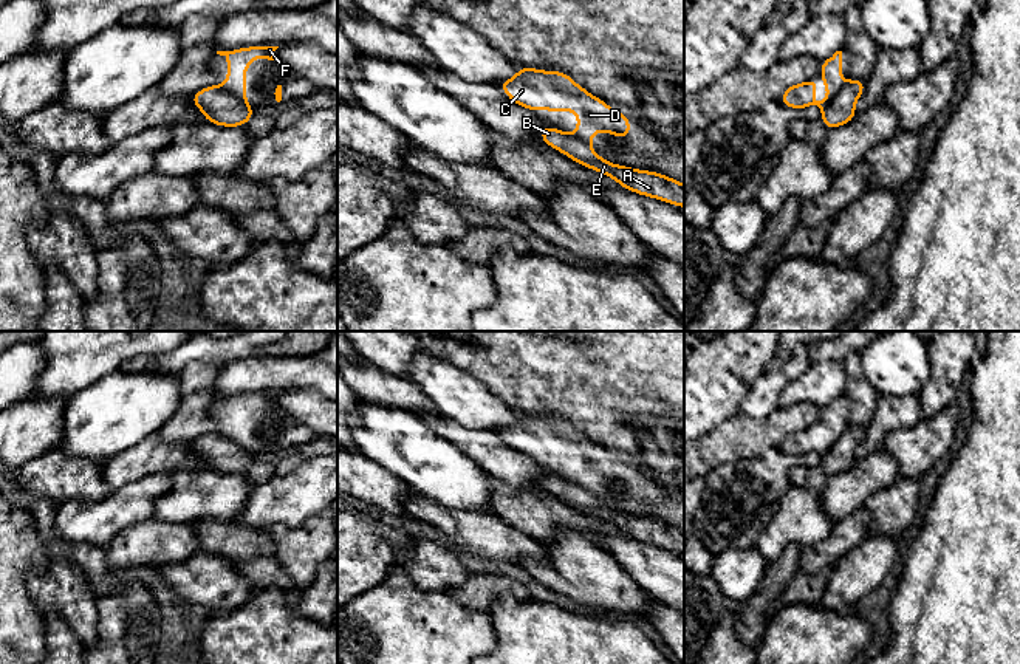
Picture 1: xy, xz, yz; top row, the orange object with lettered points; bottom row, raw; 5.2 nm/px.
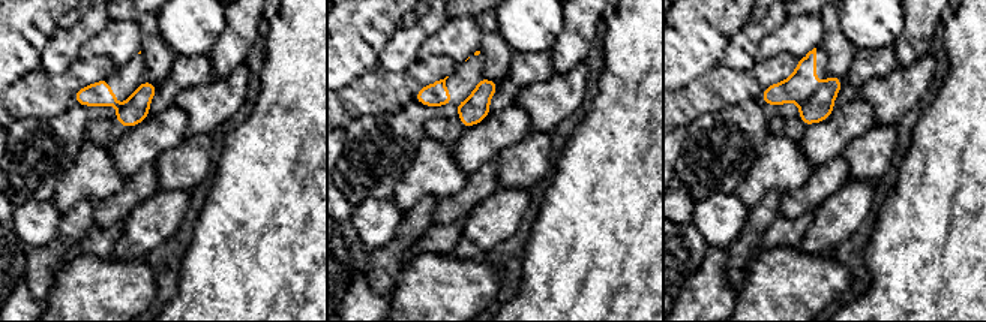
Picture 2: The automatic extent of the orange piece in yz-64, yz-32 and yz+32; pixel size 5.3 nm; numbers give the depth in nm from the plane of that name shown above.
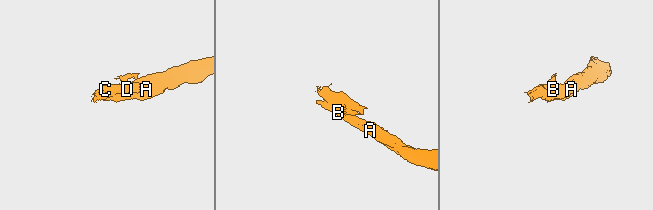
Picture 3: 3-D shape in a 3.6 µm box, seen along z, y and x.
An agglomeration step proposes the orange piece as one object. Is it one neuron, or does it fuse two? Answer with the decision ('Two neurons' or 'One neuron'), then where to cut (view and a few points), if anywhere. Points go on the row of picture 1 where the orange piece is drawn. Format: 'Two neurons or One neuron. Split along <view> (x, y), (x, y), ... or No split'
Two neurons. Split along yz (844, 84), (822, 109)

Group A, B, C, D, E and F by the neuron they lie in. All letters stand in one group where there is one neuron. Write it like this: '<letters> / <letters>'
A B E / C D F

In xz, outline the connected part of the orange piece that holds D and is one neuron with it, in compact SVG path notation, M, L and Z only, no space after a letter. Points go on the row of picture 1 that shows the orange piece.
M519 67L514 77L498 82L498 87L514 102L529 111L545 108L551 113L574 111L577 115L576 138L593 142L596 130L630 138L632 119L590 94L563 71L545 71Z

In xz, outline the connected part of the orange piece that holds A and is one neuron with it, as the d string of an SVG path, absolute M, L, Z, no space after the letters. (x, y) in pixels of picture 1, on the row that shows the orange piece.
M542 125L543 144L570 156L574 163L613 178L630 192L656 198L669 204L684 207L684 184L652 170L638 170L628 166L618 166L601 158L587 142L548 125Z

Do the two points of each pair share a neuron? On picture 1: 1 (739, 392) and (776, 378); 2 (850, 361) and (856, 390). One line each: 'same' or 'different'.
1: different
2: same

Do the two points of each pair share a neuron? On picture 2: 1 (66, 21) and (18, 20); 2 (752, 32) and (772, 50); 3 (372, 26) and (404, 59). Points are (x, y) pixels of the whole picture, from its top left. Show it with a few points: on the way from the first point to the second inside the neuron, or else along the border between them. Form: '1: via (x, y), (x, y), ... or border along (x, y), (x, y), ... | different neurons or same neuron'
1: border along (62, 15), (57, 20), (57, 29) | different neurons
2: border along (788, 15), (761, 41), (757, 62) | different neurons
3: border along (398, 26), (378, 56) | different neurons

